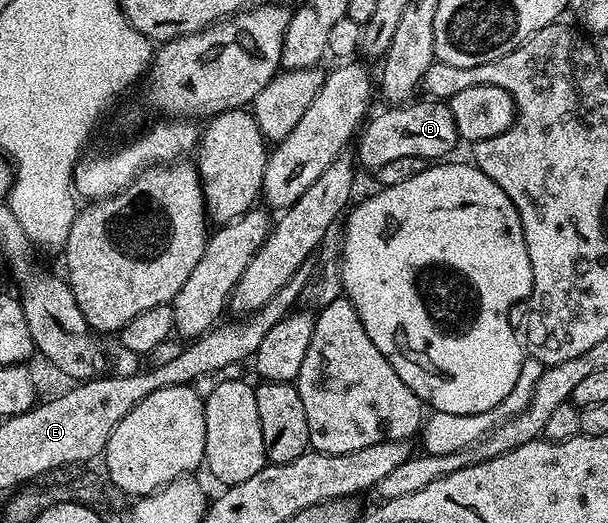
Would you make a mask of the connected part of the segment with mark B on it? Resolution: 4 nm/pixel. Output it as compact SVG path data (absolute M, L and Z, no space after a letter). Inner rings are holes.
M443 101L419 102L388 106L388 111L383 111L380 115L372 114L366 120L357 137L357 163L360 168L377 169L389 161L397 161L397 157L421 157L428 161L439 161L450 156L447 154L455 146L460 146L461 140L450 106Z

